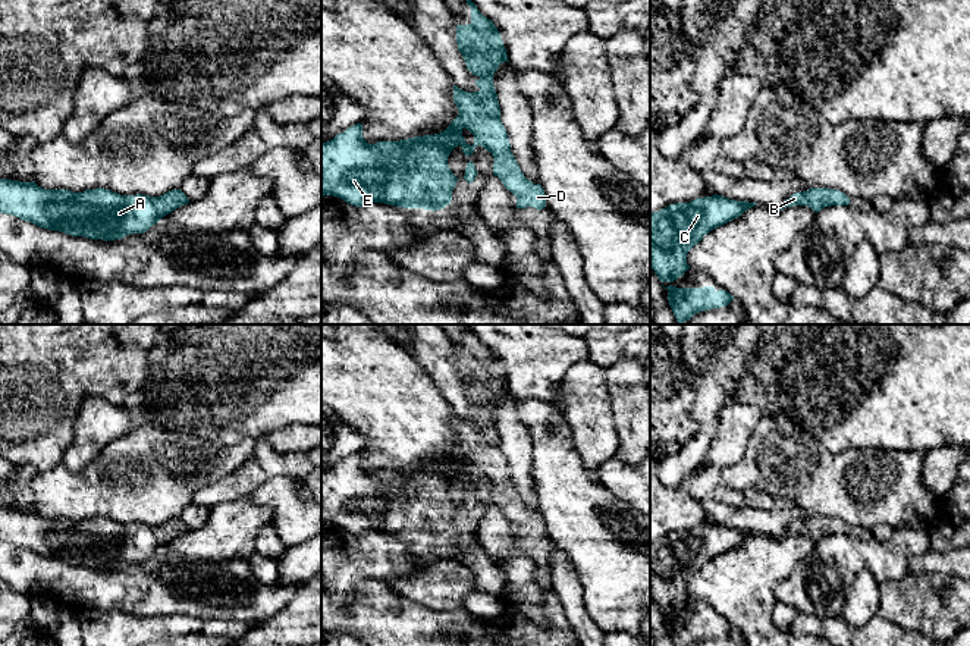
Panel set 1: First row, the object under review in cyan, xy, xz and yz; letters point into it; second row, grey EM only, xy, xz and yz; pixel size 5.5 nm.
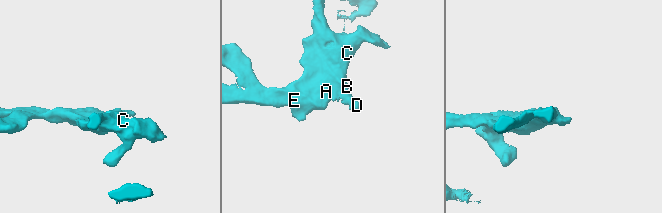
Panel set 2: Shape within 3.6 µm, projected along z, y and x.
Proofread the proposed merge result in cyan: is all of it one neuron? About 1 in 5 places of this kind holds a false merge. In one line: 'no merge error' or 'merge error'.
no merge error

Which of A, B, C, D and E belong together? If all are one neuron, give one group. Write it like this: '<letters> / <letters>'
A B C D E

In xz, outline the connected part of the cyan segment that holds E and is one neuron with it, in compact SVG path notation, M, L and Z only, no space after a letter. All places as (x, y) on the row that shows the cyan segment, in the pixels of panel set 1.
M467 0L467 6L471 7L471 22L456 25L456 44L467 69L478 78L475 85L480 90L467 92L453 85L453 101L459 113L440 134L368 144L362 137L362 125L357 123L333 139L323 142L321 197L333 195L355 207L383 203L404 208L442 210L451 204L452 191L458 181L448 166L451 151L461 145L462 153L470 157L474 148L481 145L495 159L493 175L517 197L517 208L534 207L541 210L546 207L544 189L540 184L534 185L521 172L500 120L500 107L493 84L499 65L508 62L500 32L471 0Z

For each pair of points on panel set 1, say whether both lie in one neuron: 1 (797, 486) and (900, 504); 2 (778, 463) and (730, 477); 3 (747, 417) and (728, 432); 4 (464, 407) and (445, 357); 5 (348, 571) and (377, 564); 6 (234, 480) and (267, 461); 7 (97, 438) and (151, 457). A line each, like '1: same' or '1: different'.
1: same
2: same
3: same
4: same
5: same
6: same
7: different

